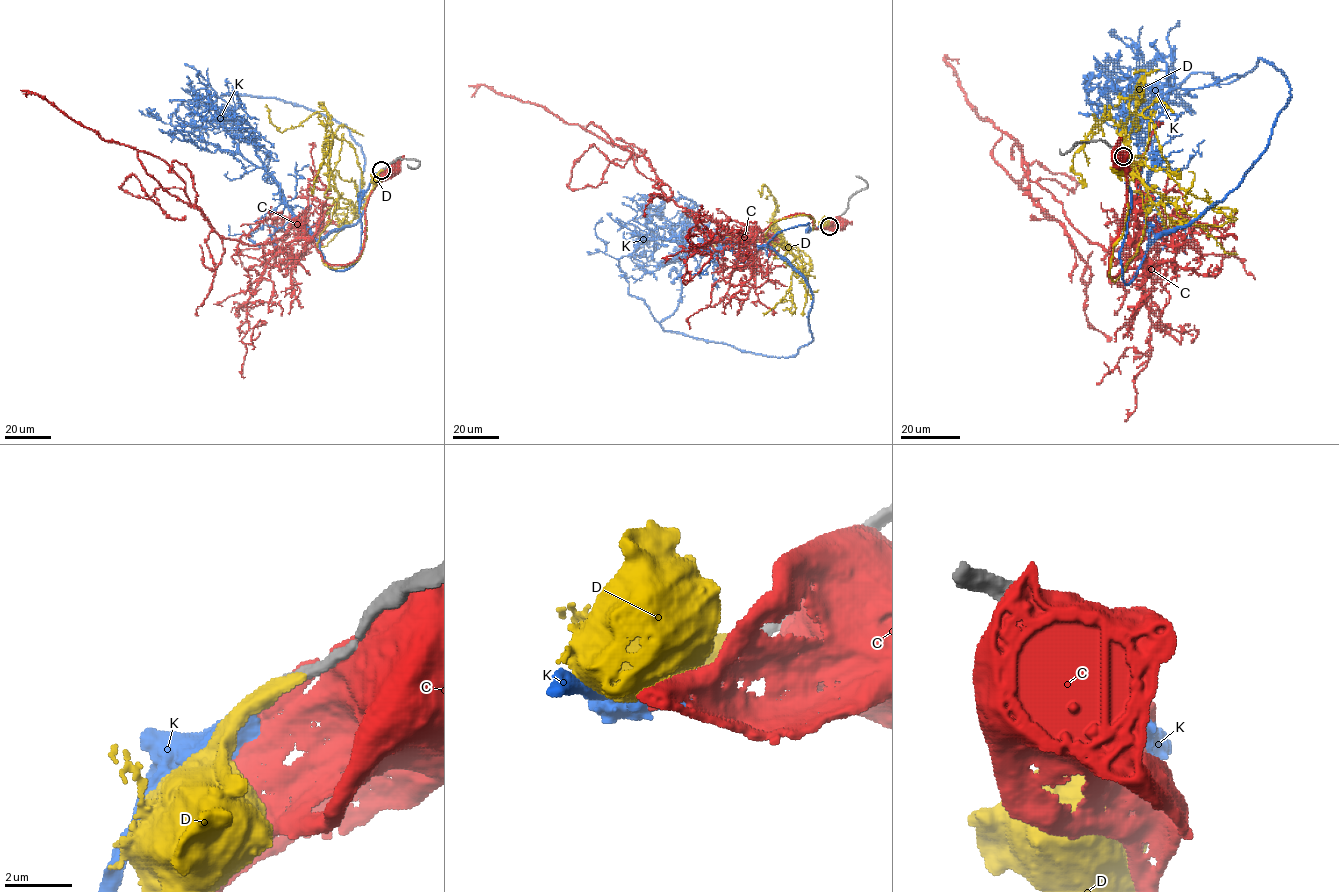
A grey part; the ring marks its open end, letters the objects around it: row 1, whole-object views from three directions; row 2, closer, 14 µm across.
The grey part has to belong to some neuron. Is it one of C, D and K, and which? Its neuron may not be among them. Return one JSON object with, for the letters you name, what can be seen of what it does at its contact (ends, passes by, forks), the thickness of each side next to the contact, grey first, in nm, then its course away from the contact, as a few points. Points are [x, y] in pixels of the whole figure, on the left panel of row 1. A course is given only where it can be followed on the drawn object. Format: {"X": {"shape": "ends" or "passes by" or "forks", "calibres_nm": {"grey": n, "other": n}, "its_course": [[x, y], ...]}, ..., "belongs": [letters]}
{"K": {"shape": "ends", "calibres_nm": {"grey": 320, "other": 360}, "its_course": [[381, 170], [361, 201], [358, 260], [331, 269], [282, 189], [239, 149], [233, 112], [212, 105], [252, 97]]}, "belongs": ["K"]}

